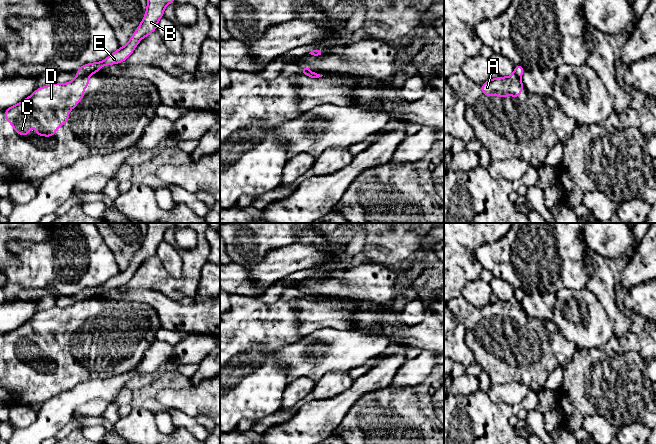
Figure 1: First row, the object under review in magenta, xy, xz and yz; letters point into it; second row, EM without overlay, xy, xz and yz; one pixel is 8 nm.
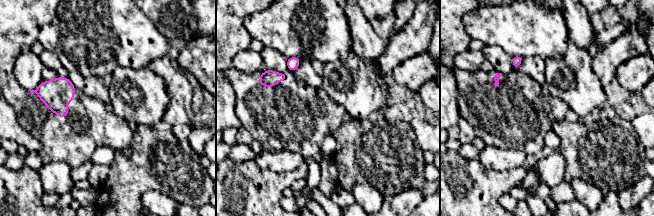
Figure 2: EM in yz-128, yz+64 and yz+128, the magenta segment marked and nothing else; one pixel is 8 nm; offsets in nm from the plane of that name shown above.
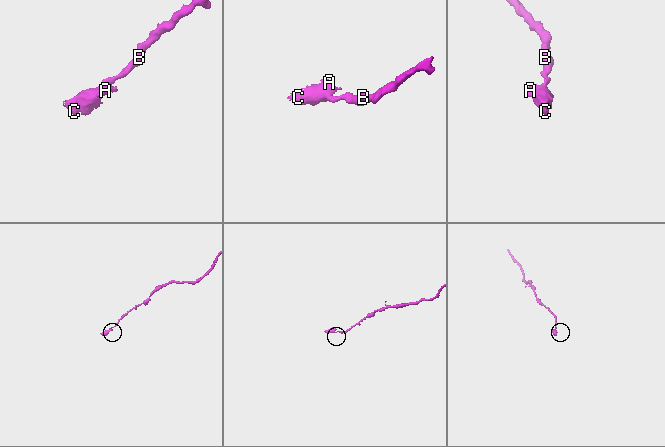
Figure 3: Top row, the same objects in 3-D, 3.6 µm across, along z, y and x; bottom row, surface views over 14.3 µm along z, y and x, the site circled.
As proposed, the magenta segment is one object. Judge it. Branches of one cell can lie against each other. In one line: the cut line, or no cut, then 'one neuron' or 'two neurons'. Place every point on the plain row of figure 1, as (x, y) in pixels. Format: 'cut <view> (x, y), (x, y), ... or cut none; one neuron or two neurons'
cut xy (77, 299), (84, 300); two neurons

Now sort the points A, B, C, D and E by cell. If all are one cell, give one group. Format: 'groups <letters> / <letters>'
groups A C D / B E

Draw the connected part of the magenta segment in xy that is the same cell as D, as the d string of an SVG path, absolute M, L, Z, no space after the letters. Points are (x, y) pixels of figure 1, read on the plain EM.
M77 300L74 304L65 307L53 307L49 310L39 311L29 321L22 326L9 331L3 337L6 345L11 347L13 354L21 360L28 360L32 354L29 350L32 346L32 332L36 332L36 359L51 361L56 354L63 348L69 347L68 336L76 331L81 323L84 322L84 312L91 307L91 303L85 300Z

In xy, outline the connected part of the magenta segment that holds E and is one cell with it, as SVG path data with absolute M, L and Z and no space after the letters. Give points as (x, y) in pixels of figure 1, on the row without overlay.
M147 223L147 234L144 242L127 269L119 271L118 274L100 286L80 290L76 295L77 300L96 298L102 290L124 286L132 278L141 263L156 255L157 247L163 241L165 231L174 225L175 223Z

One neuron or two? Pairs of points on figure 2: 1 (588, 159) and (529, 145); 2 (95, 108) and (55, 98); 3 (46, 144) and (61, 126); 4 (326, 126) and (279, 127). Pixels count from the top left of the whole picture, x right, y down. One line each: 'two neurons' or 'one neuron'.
1: two neurons
2: one neuron
3: one neuron
4: one neuron

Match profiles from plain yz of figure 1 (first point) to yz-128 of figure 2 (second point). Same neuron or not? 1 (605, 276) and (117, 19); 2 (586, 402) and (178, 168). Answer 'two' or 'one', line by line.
1: two
2: one

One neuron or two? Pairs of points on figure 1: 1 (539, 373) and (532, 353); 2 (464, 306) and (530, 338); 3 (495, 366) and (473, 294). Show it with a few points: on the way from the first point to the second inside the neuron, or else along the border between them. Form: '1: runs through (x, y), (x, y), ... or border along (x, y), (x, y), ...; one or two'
1: runs through (534, 368), (532, 358); one
2: runs through (480, 313), (506, 318), (514, 326); one
3: border along (461, 295), (478, 309); two

